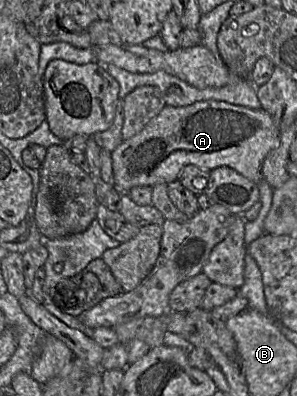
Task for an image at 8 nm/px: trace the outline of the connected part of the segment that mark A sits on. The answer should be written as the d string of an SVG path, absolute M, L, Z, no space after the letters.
M213 100L181 107L165 106L142 131L111 151L114 186L121 195L124 195L134 187L169 184L177 180L181 171L188 165L208 170L229 167L258 184L261 179L261 165L267 155L278 145L279 135L278 124L264 109L254 110Z

